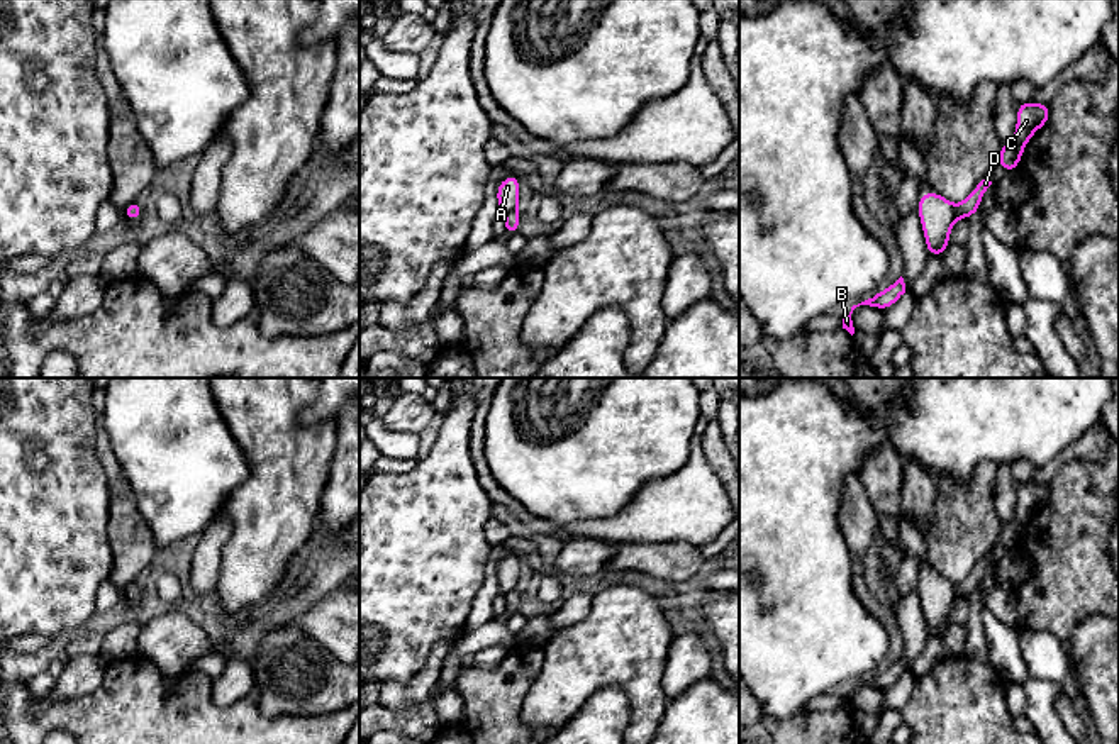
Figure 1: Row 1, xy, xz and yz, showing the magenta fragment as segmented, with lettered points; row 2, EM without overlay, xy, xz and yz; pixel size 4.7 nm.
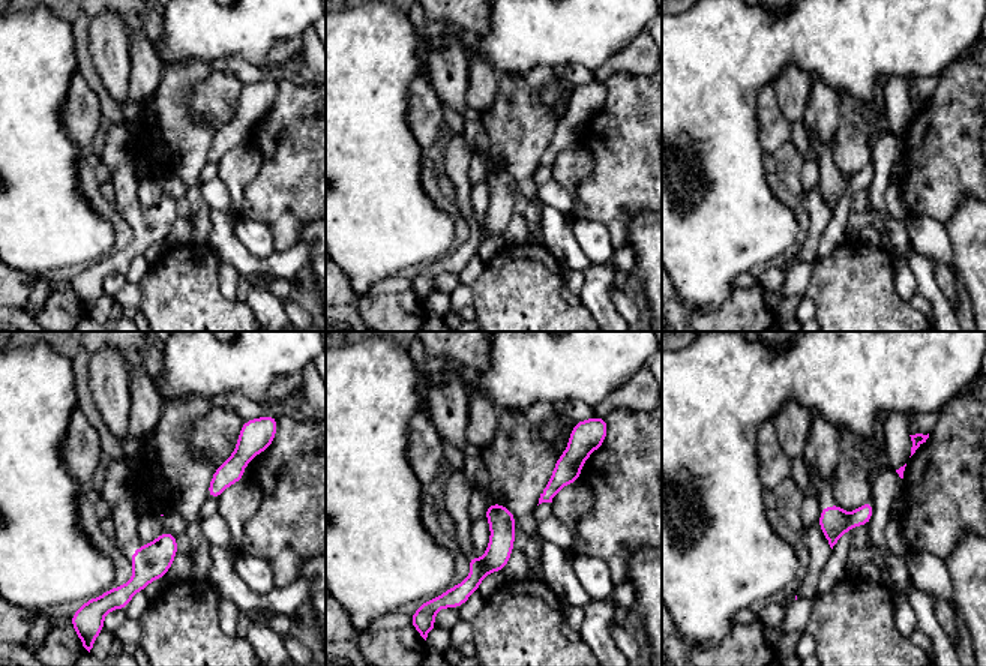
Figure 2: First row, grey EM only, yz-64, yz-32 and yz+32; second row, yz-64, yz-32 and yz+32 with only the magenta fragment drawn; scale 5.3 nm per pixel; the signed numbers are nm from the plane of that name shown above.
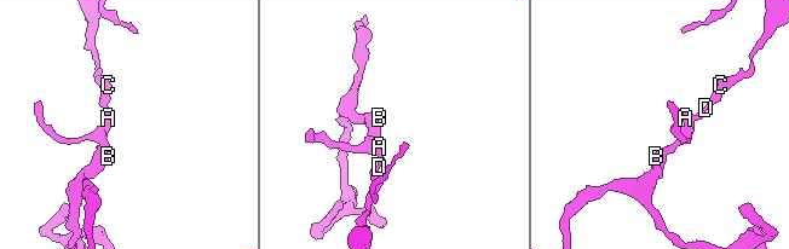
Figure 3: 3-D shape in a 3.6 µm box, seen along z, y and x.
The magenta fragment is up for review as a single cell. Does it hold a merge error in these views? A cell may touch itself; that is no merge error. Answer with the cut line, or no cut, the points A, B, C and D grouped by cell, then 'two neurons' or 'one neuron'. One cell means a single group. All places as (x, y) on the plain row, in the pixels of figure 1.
cut in yz along (955, 585), (953, 599); A B / C D; two neurons

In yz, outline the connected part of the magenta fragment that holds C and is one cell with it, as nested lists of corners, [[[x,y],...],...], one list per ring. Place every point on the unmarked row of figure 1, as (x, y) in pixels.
[[[1017,483],[1017,505],[1014,519],[1000,527],[999,544],[1007,551],[1016,551],[1022,537],[1022,530],[1033,514],[1048,503],[1049,483]]]

